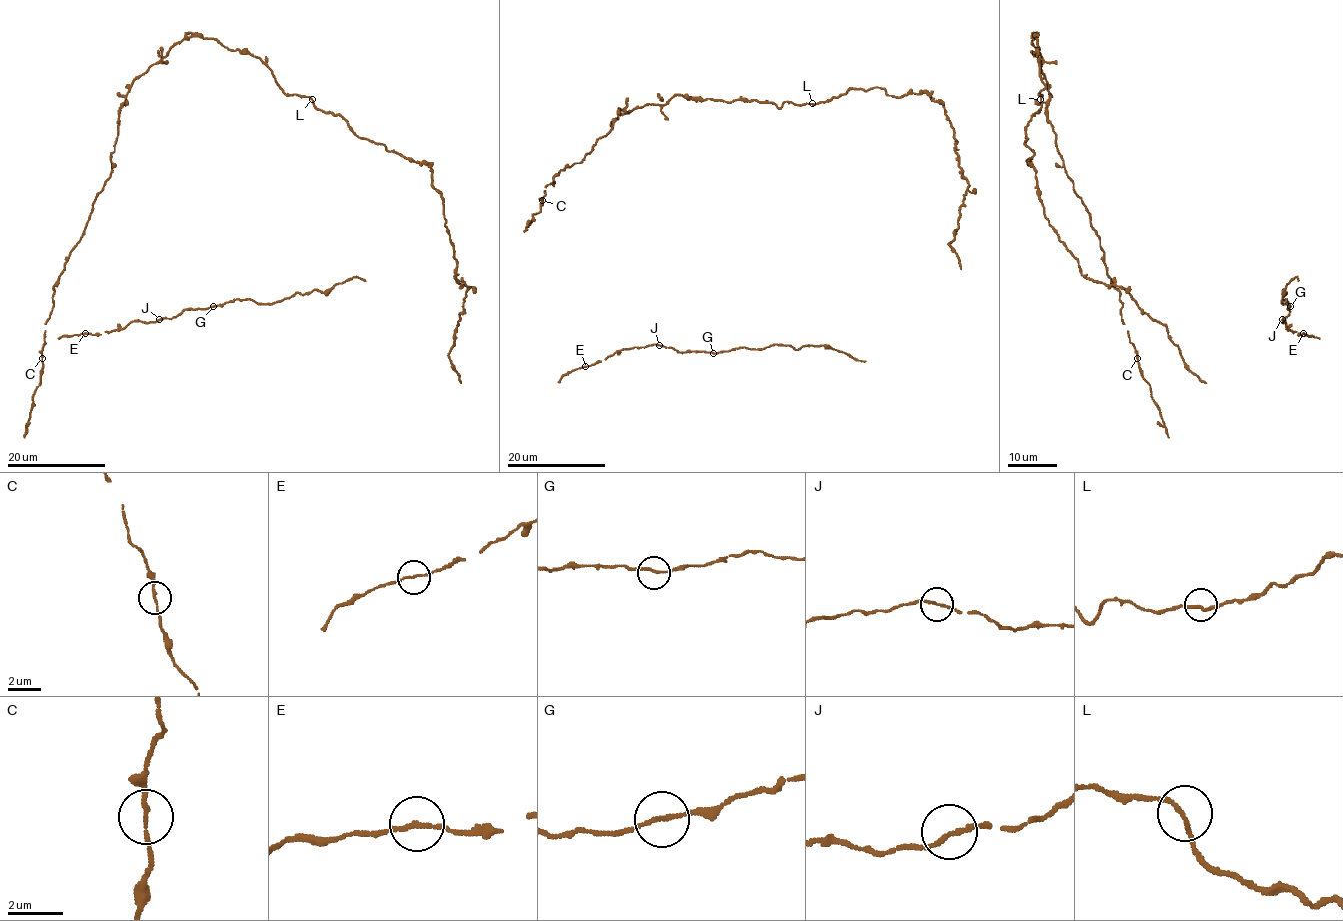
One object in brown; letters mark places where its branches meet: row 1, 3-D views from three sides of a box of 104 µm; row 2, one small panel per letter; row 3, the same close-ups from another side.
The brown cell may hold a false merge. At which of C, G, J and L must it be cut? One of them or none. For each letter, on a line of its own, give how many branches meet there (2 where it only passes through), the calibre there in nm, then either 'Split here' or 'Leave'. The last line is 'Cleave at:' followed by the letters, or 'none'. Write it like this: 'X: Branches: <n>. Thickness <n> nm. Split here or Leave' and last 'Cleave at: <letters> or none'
C: Branches: 2. Thickness 140 nm. Leave
G: Branches: 2. Thickness 140 nm. Leave
J: Branches: 2. Thickness 140 nm. Leave
L: Branches: 2. Thickness 150 nm. Leave
Cleave at: none

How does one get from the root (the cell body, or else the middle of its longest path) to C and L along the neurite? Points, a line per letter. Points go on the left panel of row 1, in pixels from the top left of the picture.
C: (415, 161), (286, 94), (258, 57), (184, 36), (121, 108), (110, 177), (53, 287), (42, 358)
L: (415, 161), (387, 150), (383, 144), (359, 137), (339, 115), (317, 109), (312, 99)

